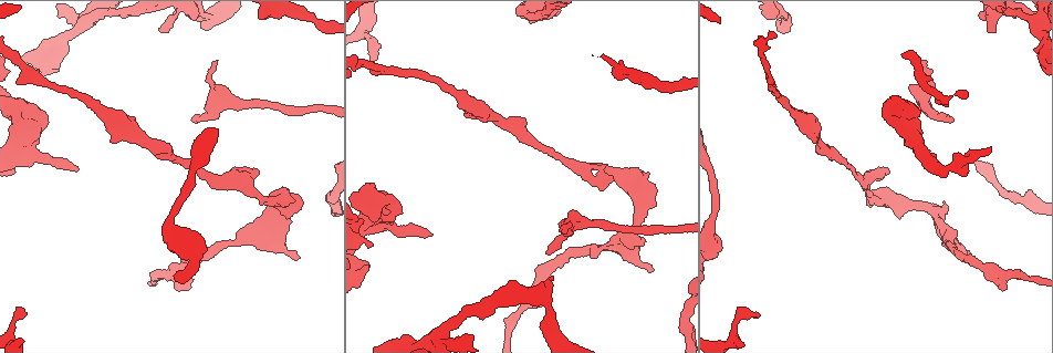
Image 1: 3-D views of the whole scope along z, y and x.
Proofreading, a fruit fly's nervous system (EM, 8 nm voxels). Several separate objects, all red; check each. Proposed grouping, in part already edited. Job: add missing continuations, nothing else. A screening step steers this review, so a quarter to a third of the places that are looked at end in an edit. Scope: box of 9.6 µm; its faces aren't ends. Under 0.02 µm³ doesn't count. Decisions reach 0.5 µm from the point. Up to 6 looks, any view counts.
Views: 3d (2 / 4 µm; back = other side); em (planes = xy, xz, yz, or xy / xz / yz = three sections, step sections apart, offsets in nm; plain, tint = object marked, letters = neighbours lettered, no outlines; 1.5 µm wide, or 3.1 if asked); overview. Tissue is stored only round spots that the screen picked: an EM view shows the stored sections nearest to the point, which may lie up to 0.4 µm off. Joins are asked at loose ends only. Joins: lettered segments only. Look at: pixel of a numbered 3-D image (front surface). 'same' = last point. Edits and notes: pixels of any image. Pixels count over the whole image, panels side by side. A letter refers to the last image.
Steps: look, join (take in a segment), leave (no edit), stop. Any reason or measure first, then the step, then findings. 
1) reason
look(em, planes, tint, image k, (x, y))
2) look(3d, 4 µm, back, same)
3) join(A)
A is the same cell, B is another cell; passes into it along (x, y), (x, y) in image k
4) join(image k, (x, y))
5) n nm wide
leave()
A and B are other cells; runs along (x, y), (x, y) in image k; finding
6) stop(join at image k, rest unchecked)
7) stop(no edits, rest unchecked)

free end
look(em, yz, step 8, letters, image 1, (545, 251))

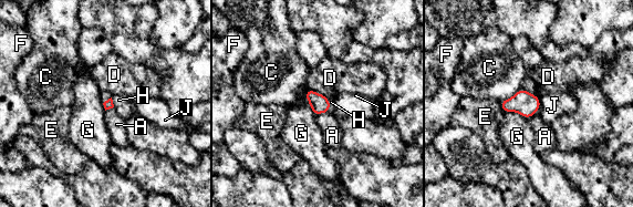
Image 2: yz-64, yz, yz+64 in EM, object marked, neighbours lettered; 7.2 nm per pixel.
join(H)
H is the same cell, A, C, D, E, F, G and J are other cells; passes into it along (107, 104), (112, 102), (123, 105) in image 2; it goes on there

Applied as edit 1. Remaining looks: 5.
look(overview)

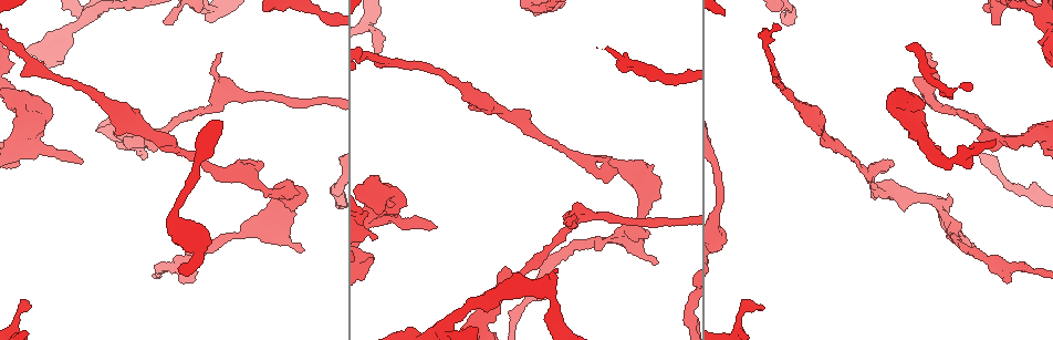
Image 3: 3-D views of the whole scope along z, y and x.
look(3d, 4 µm, image 3, (260, 162))

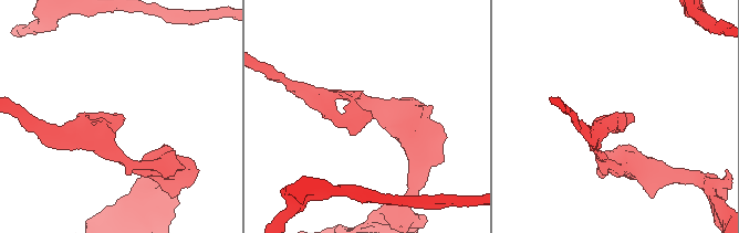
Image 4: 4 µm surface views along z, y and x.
look(em, yz, step 8, letters, image 4, (120, 115))

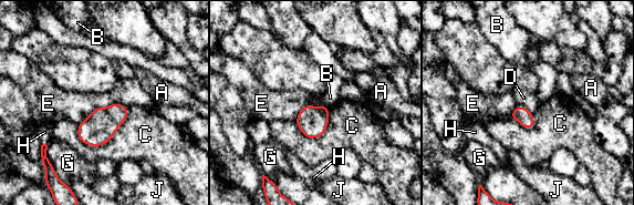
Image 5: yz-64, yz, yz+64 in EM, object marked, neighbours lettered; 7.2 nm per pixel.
leave()
A, B, C, D, E, G, H and J are other cells; border along (517, 104), (526, 108), (532, 114) in image 5; no lettered segment goes on from it

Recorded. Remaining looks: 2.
look(em, xy, step 4, tint, image 3, (376, 238))

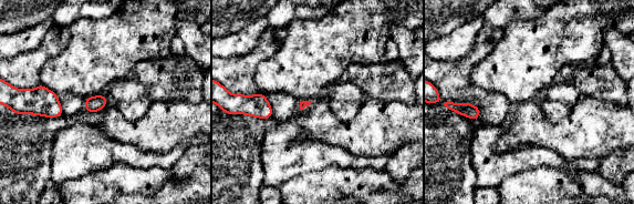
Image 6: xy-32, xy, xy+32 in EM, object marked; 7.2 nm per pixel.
another direction
look(em, planes, letters, same)

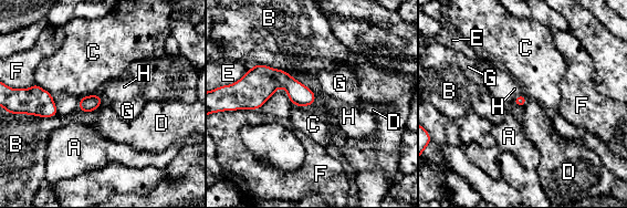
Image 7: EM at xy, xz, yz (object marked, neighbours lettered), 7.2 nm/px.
leave()
A, B, C, D, E, F, G and H are other cells; border along (103, 99), (102, 103), (94, 110) in image 7; no lettered segment goes on from it

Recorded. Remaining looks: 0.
stop(join at image 2, rest unchecked)

